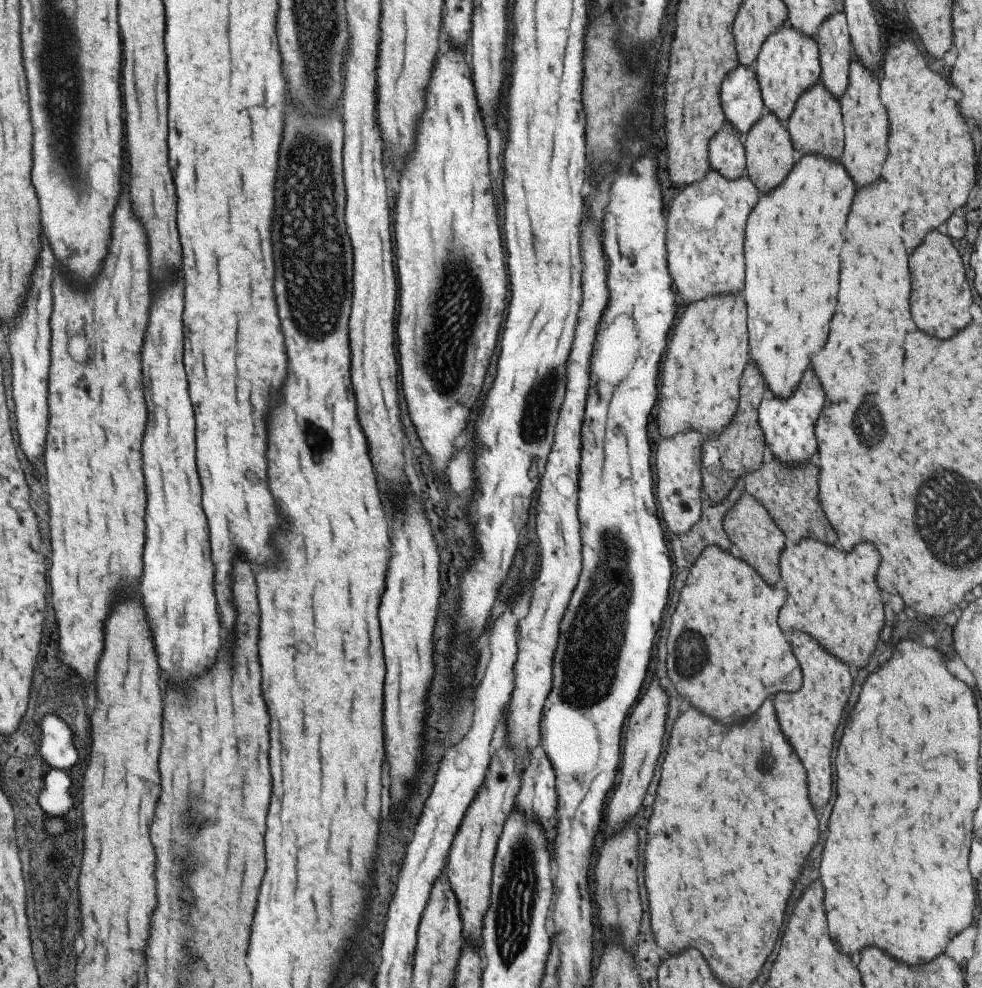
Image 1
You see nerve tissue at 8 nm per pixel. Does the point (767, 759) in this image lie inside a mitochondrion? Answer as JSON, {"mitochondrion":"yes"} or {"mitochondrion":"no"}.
{"mitochondrion":"yes"}

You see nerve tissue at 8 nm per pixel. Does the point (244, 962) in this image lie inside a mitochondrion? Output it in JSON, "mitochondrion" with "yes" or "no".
{"mitochondrion":"no"}

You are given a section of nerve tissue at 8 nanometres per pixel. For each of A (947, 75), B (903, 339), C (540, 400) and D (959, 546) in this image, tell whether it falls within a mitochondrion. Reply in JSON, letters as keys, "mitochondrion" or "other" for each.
{"A":"other","B":"other","C":"mitochondrion","D":"mitochondrion"}

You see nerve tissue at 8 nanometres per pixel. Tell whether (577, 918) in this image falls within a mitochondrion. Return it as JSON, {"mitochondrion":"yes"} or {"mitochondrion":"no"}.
{"mitochondrion":"no"}

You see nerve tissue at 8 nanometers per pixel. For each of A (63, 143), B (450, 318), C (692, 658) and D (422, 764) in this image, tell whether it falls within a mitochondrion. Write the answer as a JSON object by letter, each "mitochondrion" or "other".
{"A":"mitochondrion","B":"mitochondrion","C":"mitochondrion","D":"other"}

